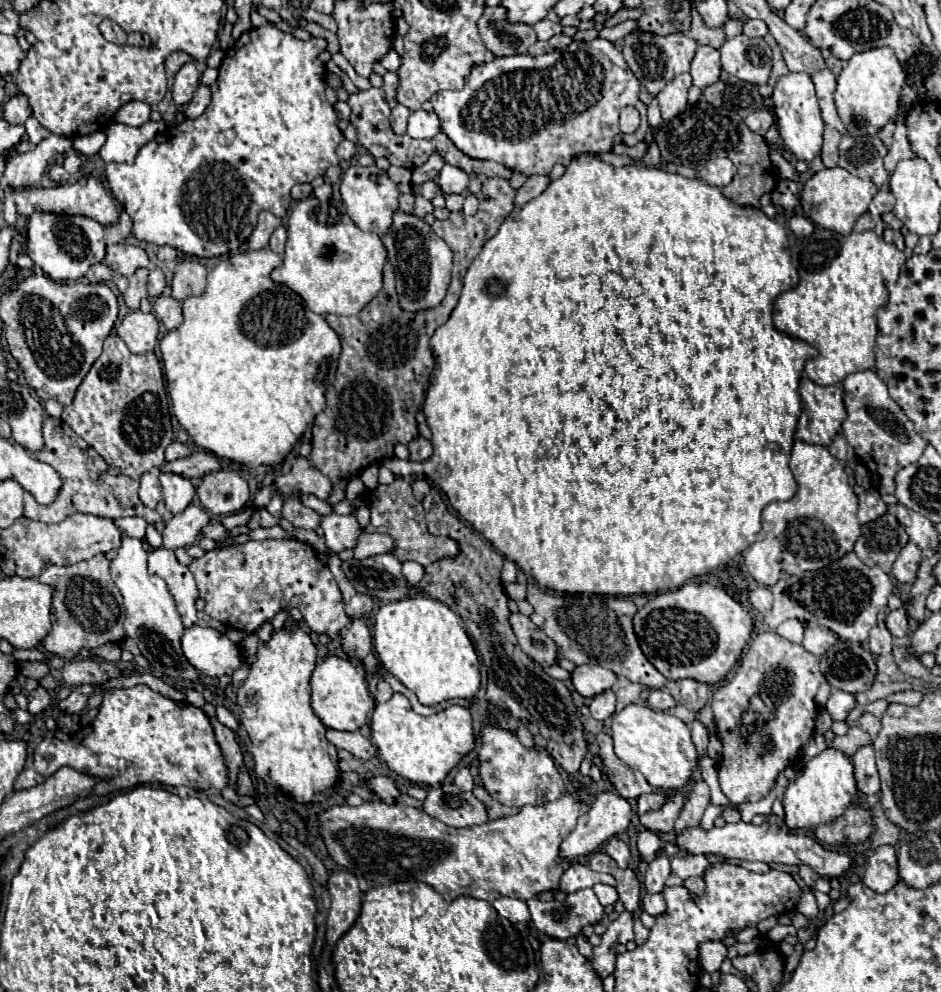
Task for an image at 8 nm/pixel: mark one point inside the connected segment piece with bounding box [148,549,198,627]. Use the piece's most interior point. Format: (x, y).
(163, 562)

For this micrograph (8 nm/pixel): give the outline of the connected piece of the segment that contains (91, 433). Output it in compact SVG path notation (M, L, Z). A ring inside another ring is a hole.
M110 335L72 403L64 407L62 421L92 445L116 473L140 477L162 467L164 451L172 443L172 425L158 357L154 353L134 355L118 335Z

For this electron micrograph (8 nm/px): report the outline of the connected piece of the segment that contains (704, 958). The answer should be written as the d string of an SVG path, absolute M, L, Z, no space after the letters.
M706 941L698 947L698 951L700 951L700 967L706 973L718 971L726 957L726 947L722 941Z

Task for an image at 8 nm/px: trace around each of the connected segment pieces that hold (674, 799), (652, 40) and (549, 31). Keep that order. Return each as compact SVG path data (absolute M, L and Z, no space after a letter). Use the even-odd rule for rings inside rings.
M668 789L666 791L666 803L656 811L648 811L644 815L638 815L638 823L642 829L648 829L648 831L672 833L674 823L680 815L682 807L684 807L684 793L680 789L678 791Z
M636 29L624 37L622 55L624 55L630 71L636 75L636 79L650 91L652 97L656 97L658 91L666 87L666 83L670 83L676 75L690 69L690 61L696 53L696 47L698 47L698 43L690 37L686 37L684 33L672 33L672 35L662 37L662 35L654 35L654 33Z
M542 19L542 21L538 21L538 23L534 25L534 31L536 31L538 39L548 41L550 37L562 33L562 25L560 25L560 23L552 23L552 21L548 21L548 19Z

